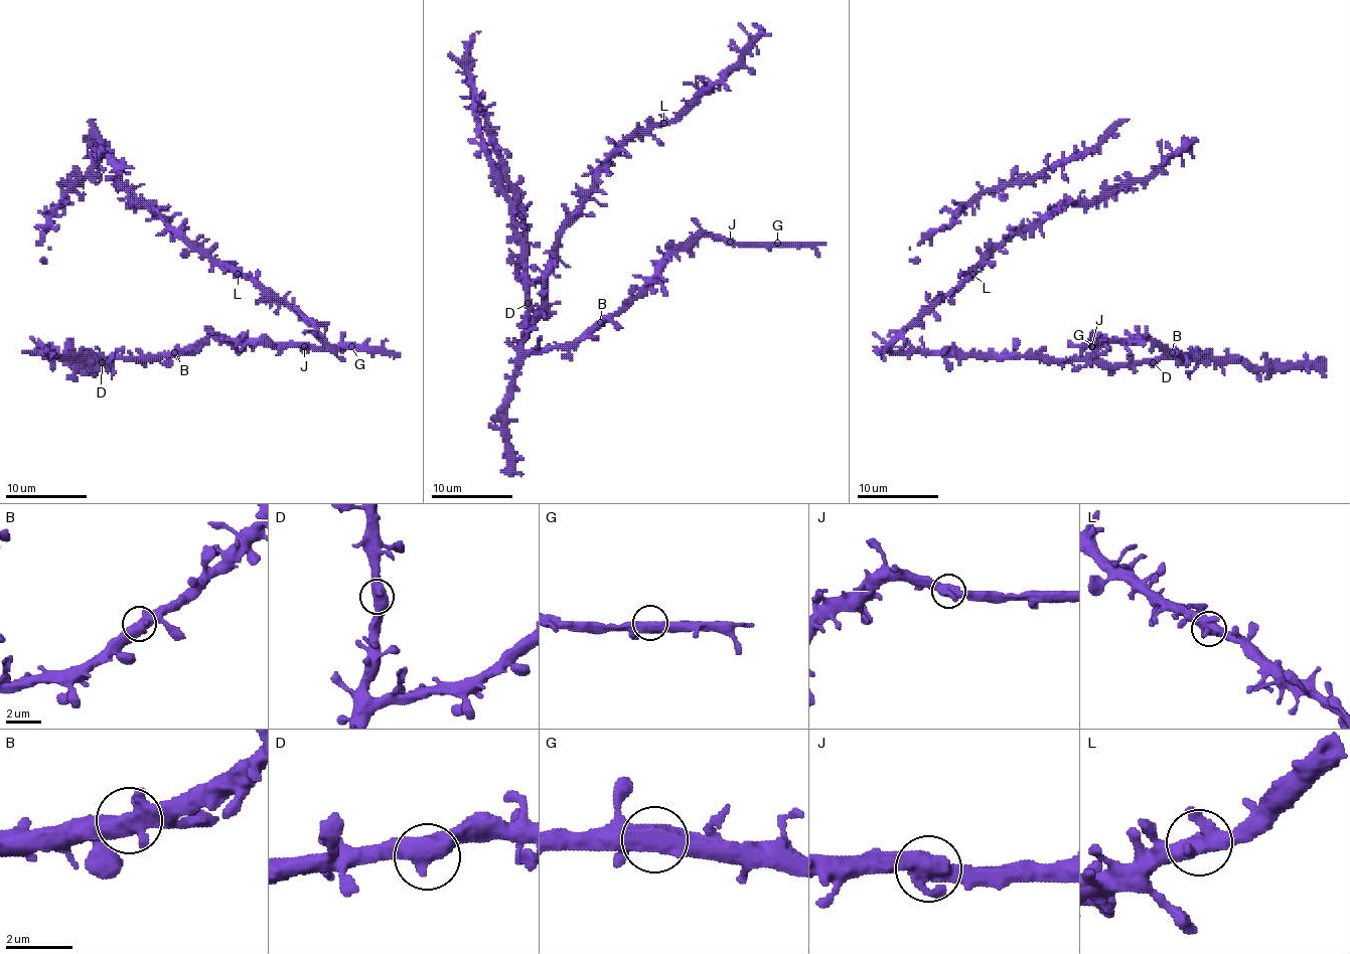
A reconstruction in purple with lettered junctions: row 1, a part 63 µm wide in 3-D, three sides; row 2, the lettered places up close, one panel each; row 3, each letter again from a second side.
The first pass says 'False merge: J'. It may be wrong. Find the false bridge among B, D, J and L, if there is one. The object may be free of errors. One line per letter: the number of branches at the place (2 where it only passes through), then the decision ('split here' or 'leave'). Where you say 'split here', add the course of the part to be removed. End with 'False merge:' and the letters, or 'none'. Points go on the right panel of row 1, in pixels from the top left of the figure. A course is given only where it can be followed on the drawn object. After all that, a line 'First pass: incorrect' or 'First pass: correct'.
B: 2 | leave
D: 2 | leave
J: 2 | leave
L: 2 | leave
False merge: none
First pass: incorrect

